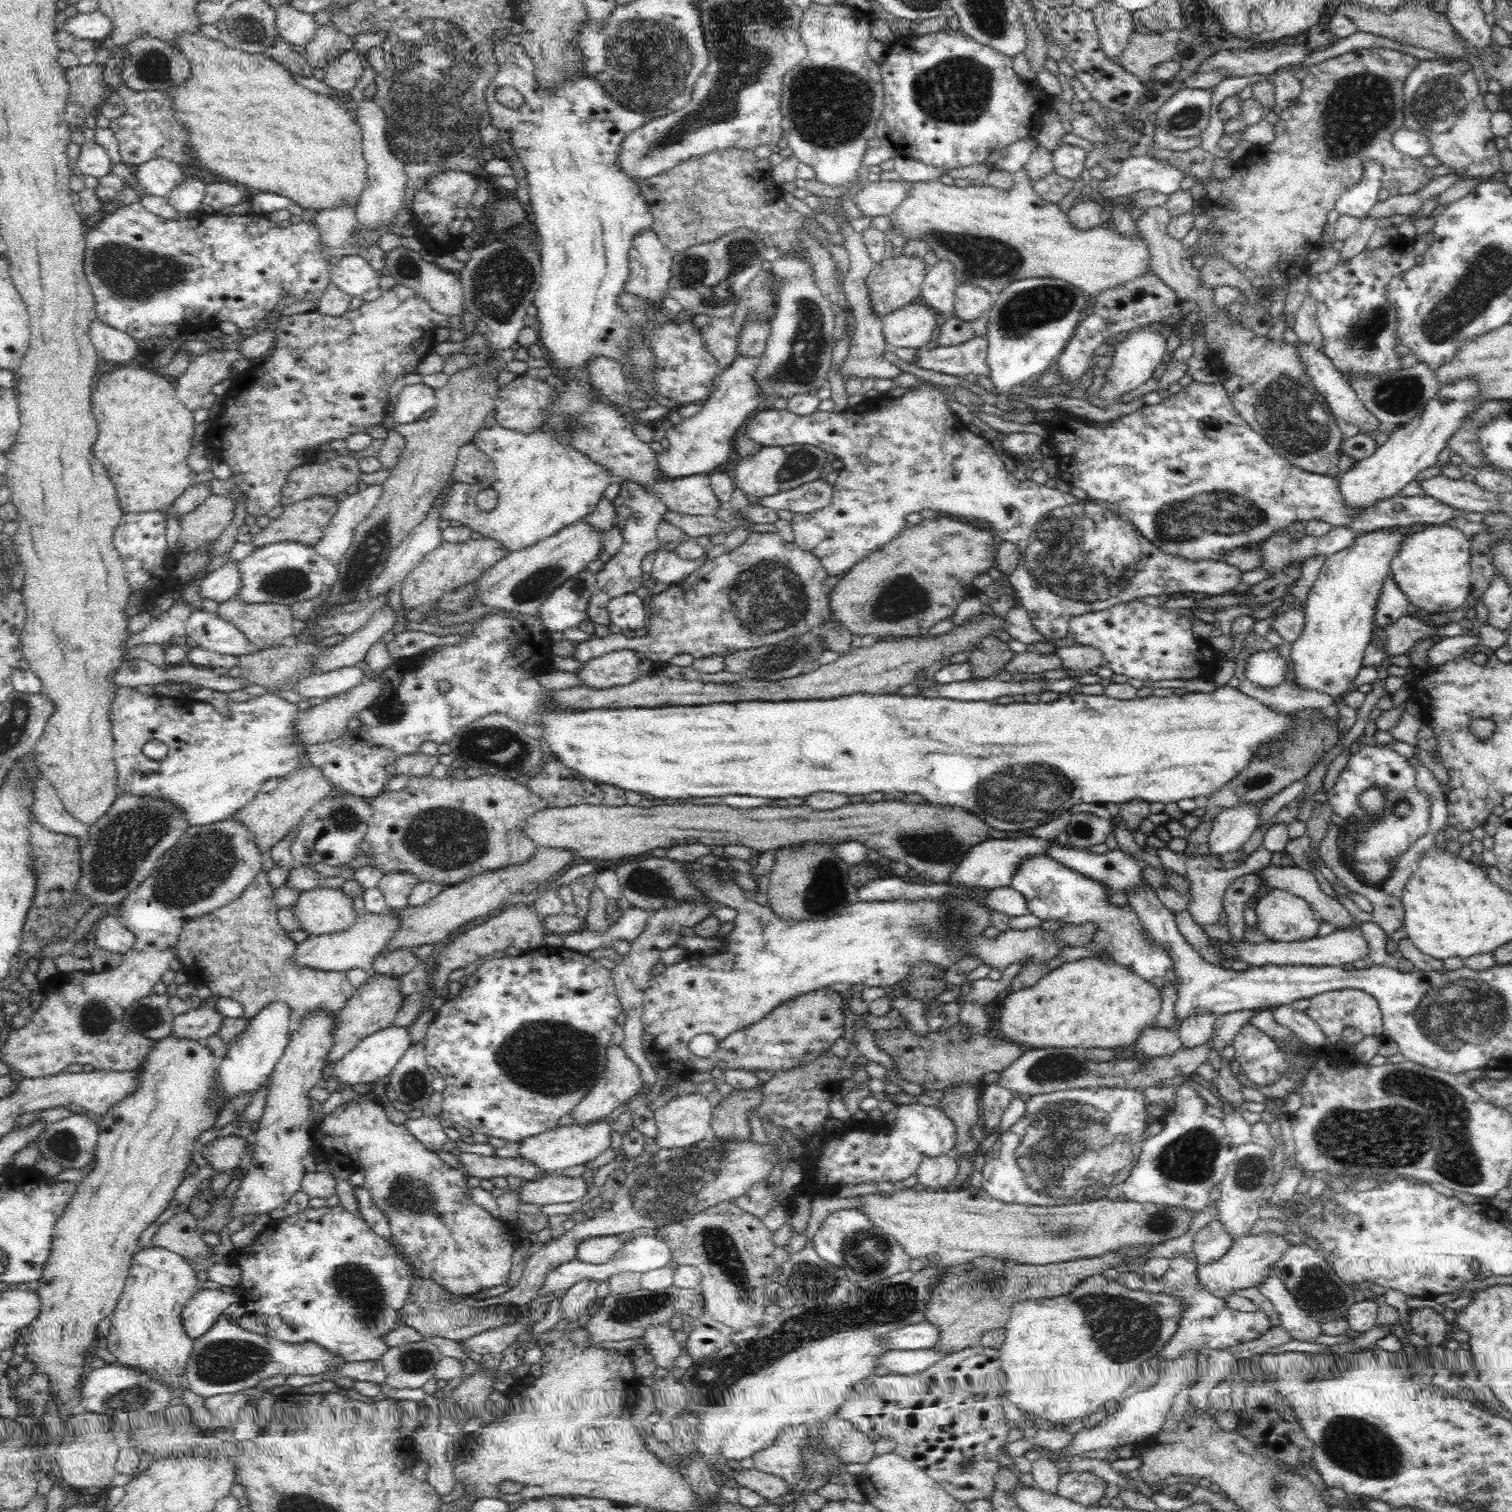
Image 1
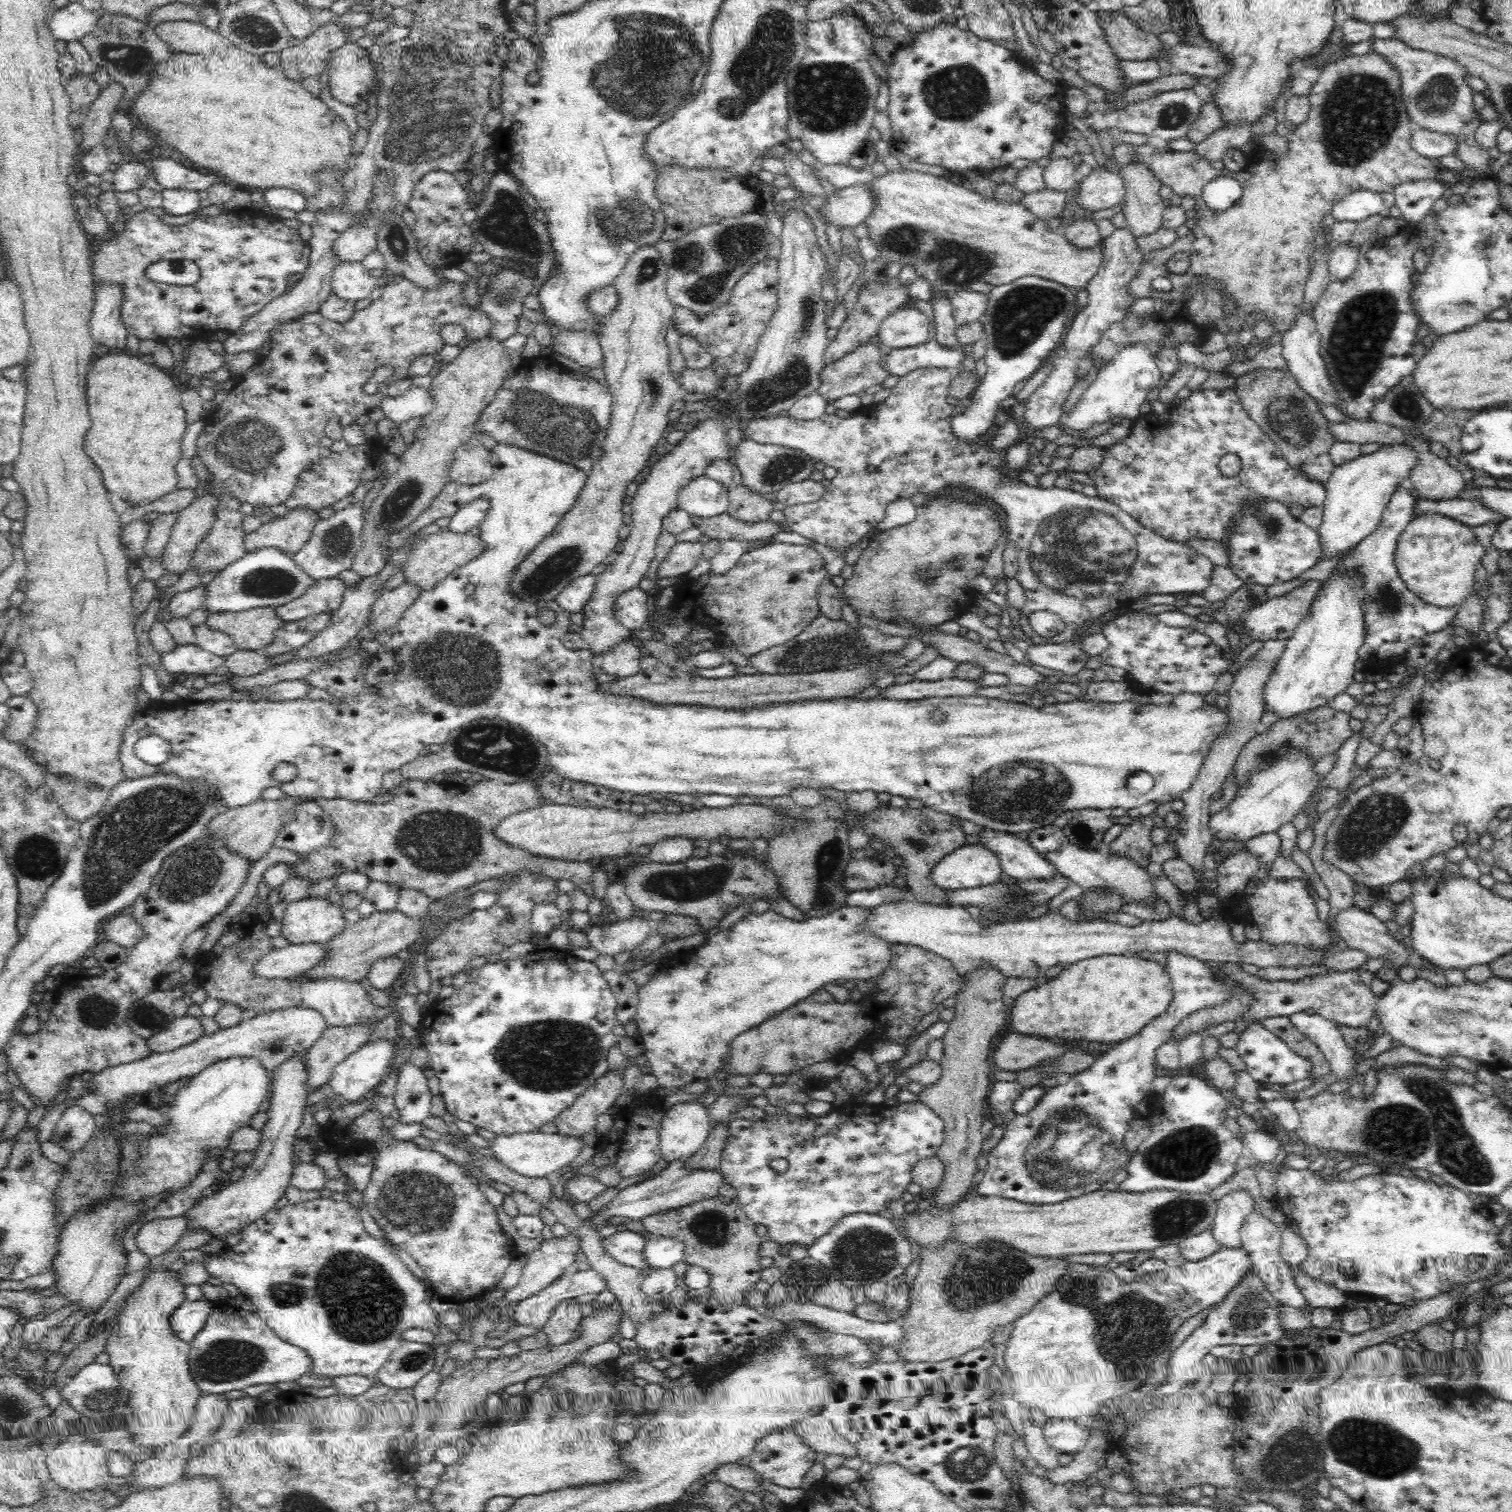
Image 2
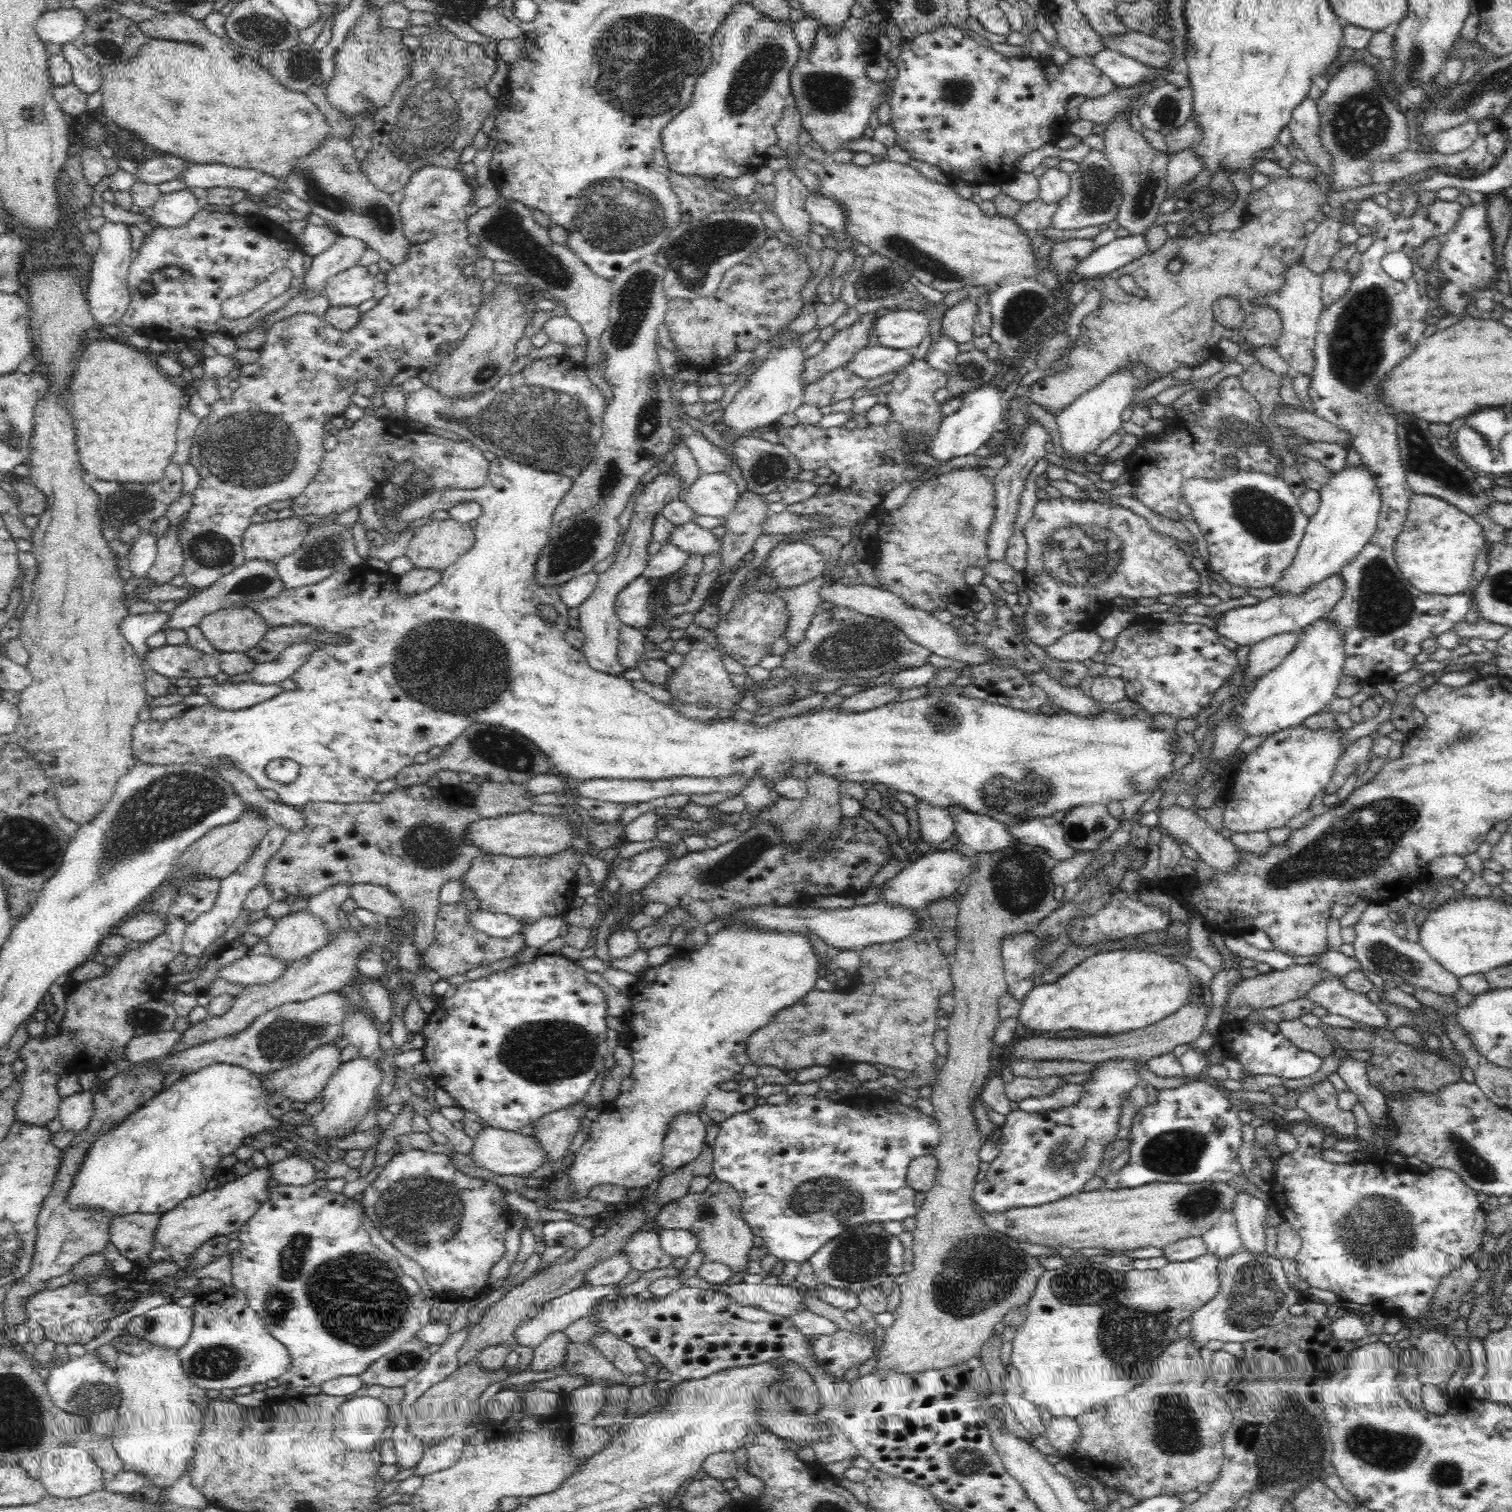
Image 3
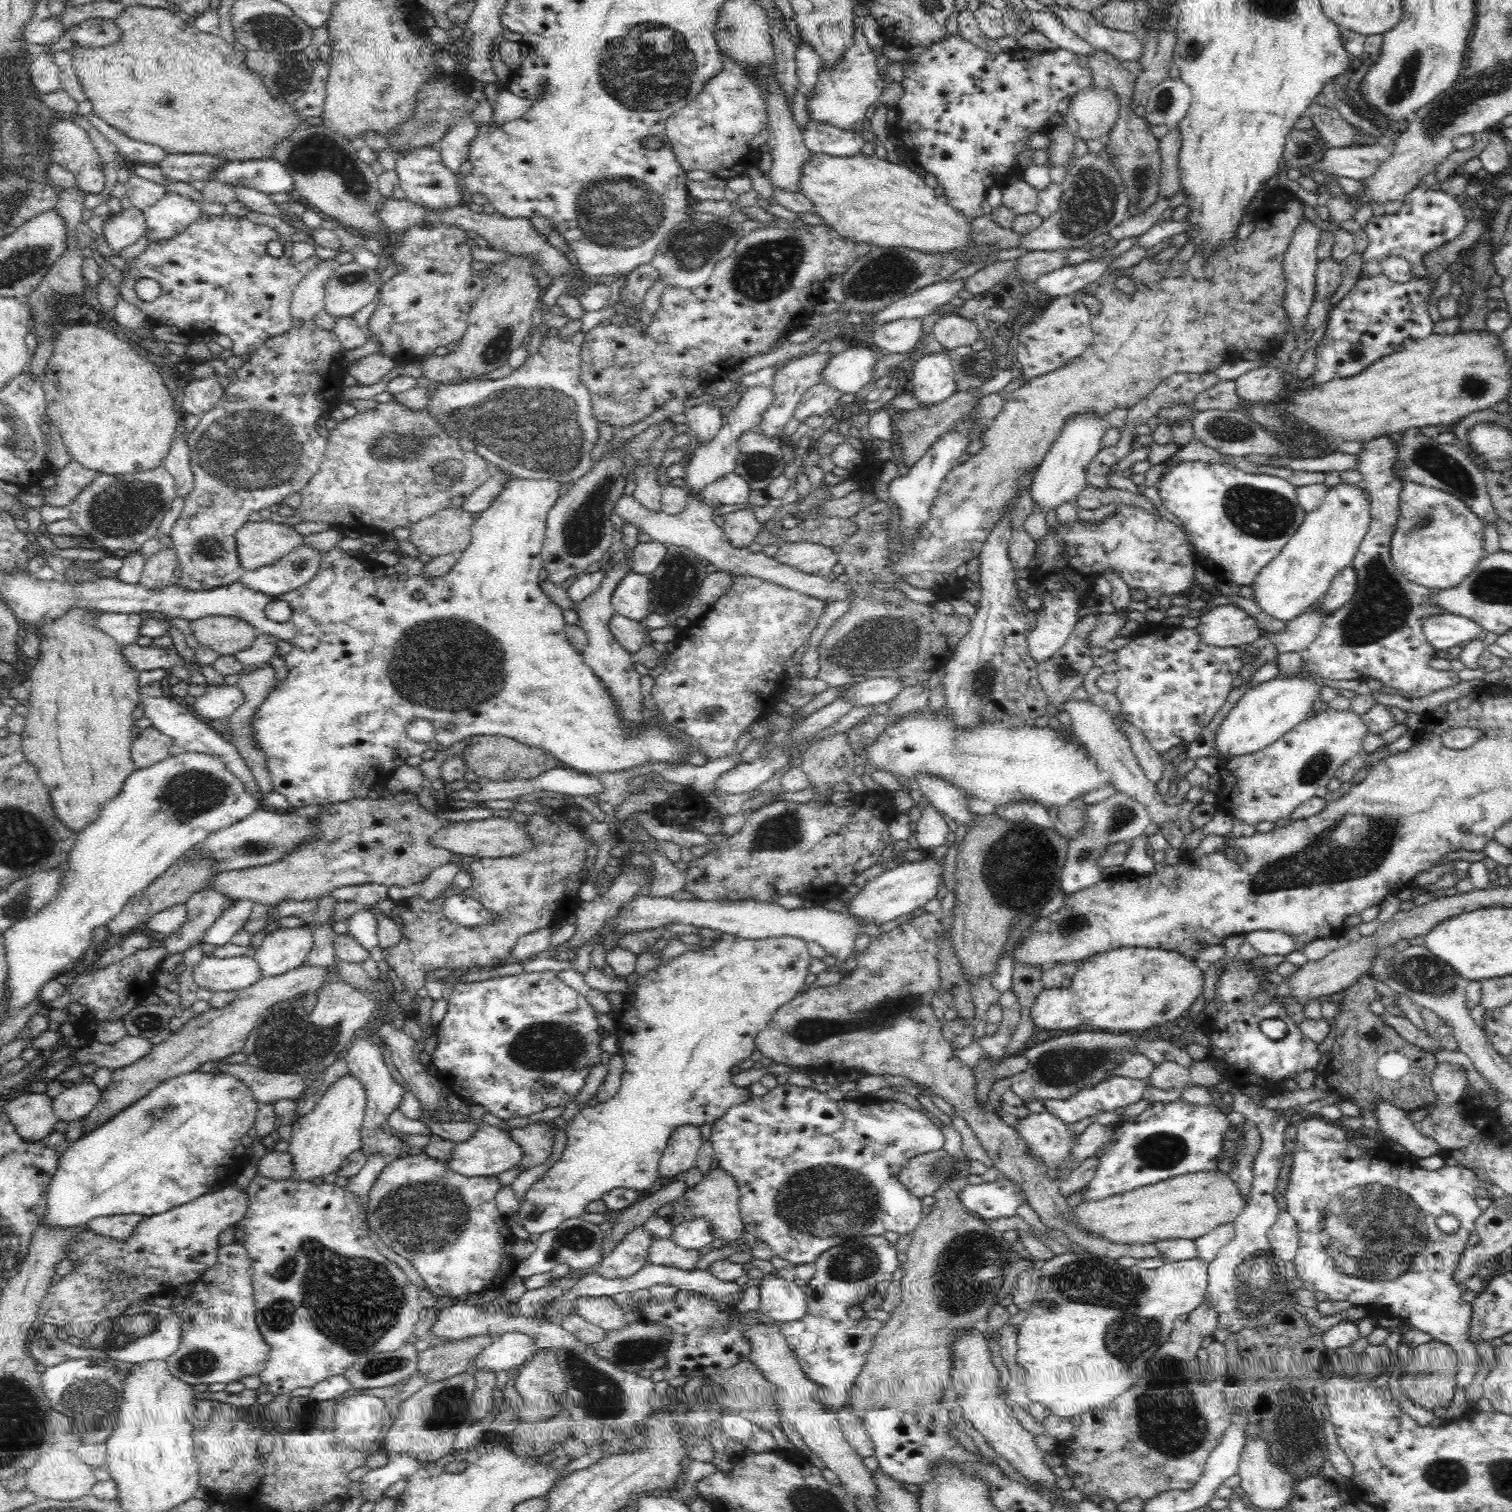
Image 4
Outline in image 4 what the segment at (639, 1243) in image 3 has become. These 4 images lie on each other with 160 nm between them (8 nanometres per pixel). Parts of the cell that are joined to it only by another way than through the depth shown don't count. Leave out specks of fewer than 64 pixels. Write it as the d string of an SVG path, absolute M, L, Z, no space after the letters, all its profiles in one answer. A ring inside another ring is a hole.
M652 1233L650 1235L652 1235L652 1244L648 1246L646 1264L664 1265L684 1270L694 1269L696 1260L700 1258L698 1251L680 1248L672 1239L654 1236Z

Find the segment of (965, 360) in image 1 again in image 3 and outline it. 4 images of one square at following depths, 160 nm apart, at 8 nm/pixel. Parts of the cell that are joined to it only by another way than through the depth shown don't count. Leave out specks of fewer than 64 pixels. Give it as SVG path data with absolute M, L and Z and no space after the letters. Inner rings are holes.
M867 346L856 353L845 367L862 378L878 378L883 374L896 374L914 359L914 350L896 350L883 346Z

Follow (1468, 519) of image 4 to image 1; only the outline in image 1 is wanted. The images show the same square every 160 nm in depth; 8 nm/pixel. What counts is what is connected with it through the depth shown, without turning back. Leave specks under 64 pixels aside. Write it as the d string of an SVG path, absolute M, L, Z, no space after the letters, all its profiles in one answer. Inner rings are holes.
M1434 526L1412 534L1391 560L1392 580L1417 610L1432 614L1450 612L1464 605L1470 585L1470 539L1450 526Z

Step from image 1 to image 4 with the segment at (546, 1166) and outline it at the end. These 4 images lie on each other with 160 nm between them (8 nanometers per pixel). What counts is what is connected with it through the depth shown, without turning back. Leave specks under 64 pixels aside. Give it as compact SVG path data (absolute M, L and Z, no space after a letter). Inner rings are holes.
M482 1122L472 1138L454 1147L452 1160L447 1164L454 1172L468 1177L497 1176L501 1172L515 1168L523 1160L524 1148L511 1137L508 1131Z

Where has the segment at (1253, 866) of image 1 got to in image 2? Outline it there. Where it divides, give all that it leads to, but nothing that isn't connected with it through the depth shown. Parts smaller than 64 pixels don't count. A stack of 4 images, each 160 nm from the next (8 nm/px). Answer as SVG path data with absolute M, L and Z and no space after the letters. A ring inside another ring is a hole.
M1267 640L1264 646L1250 660L1240 673L1234 677L1233 685L1229 690L1229 703L1227 711L1231 718L1231 723L1227 729L1212 743L1211 749L1206 758L1203 758L1196 780L1188 790L1181 794L1184 801L1184 808L1180 813L1180 832L1174 844L1178 852L1178 857L1186 864L1189 864L1193 871L1205 872L1204 856L1208 854L1211 847L1210 841L1213 839L1208 831L1208 806L1210 806L1212 794L1219 790L1229 776L1234 762L1242 750L1242 746L1251 738L1256 736L1256 725L1260 722L1262 714L1265 712L1265 700L1263 699L1263 688L1266 681L1273 673L1273 666L1276 660L1282 656L1285 649L1286 640Z

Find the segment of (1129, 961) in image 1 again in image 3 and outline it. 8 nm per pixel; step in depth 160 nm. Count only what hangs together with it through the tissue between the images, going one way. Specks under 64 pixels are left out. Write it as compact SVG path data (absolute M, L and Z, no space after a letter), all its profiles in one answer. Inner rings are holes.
M948 807L953 816L956 834L963 848L974 853L990 854L1002 852L1020 843L1008 832L1006 825L984 815L968 812L960 807Z

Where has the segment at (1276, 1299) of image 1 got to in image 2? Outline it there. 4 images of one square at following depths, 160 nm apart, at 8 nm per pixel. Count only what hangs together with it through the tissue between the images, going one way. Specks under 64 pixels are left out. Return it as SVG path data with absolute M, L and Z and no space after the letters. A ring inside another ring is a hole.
M1256 1212L1250 1213L1240 1227L1241 1248L1248 1251L1249 1258L1253 1264L1252 1270L1256 1273L1256 1277L1264 1283L1266 1291L1278 1301L1280 1306L1290 1306L1296 1309L1302 1309L1307 1306L1304 1295L1296 1286L1296 1278L1294 1278L1286 1261L1281 1257L1281 1226L1276 1226L1270 1219L1259 1215Z

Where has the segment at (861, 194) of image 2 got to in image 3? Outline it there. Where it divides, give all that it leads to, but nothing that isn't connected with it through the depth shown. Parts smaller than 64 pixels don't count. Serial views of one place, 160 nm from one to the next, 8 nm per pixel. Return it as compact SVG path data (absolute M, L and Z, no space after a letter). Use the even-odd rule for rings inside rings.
M811 192L806 200L805 209L812 223L822 224L834 232L846 231L847 212L840 203Z

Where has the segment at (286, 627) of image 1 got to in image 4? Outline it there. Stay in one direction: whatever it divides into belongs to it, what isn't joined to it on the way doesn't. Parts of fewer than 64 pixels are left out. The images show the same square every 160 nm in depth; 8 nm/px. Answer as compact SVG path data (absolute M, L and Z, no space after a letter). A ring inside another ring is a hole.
M206 616L189 623L201 646L211 648L219 656L233 655L247 649L258 635L249 622L234 616Z

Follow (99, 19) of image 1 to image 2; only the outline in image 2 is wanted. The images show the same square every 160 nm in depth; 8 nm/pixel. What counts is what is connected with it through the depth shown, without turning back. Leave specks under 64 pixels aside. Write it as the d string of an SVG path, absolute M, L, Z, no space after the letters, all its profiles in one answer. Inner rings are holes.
M69 3L68 6L58 9L49 18L49 29L57 40L72 42L80 40L91 30L96 28L100 11L86 10L80 3Z

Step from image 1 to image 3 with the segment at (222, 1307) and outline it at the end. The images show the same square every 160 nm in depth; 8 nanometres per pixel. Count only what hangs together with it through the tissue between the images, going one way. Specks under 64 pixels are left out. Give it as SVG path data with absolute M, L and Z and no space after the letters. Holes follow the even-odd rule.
M176 1302L151 1309L127 1324L135 1336L141 1336L156 1346L169 1346L178 1350L190 1338L192 1327L193 1309Z

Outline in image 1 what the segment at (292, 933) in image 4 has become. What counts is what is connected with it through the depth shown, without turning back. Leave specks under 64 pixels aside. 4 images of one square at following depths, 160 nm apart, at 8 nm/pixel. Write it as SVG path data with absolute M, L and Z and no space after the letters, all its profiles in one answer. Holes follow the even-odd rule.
M322 886L304 891L293 906L301 929L306 930L309 937L346 930L358 917L354 900L340 888Z

